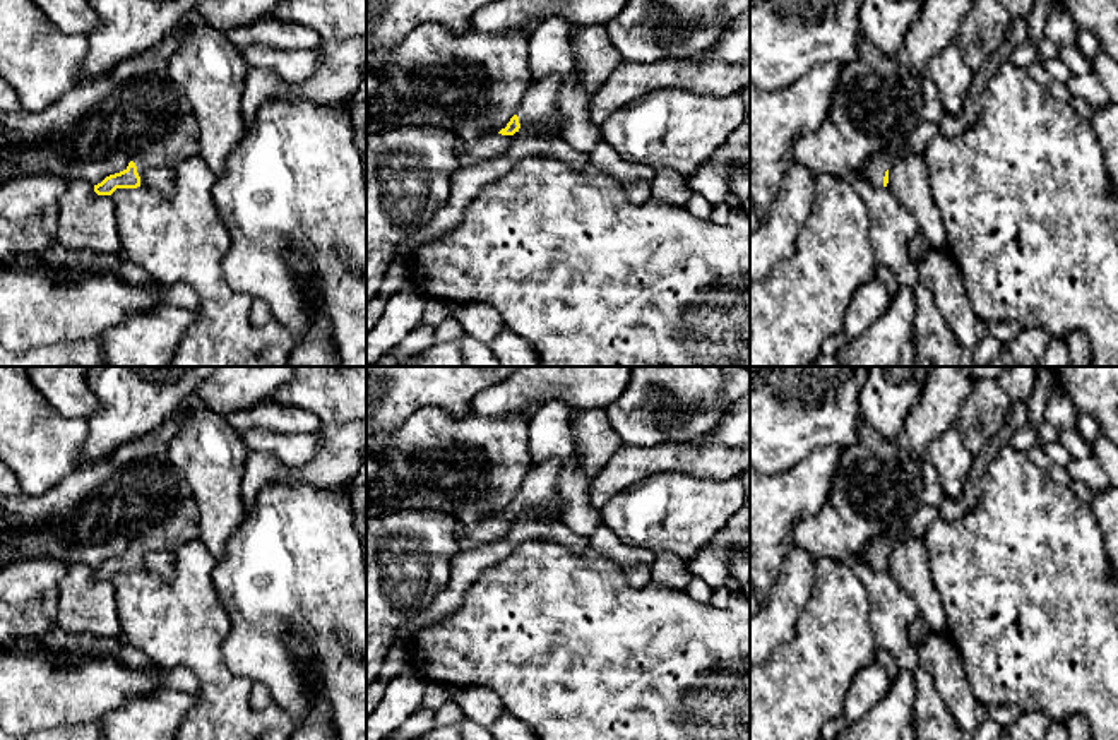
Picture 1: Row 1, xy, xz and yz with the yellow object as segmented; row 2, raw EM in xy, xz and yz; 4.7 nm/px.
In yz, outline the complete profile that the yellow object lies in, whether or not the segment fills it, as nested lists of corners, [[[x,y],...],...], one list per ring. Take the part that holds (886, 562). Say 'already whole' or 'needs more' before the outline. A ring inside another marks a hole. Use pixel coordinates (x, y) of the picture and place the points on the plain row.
needs more; [[[878,536],[875,538],[863,553],[863,562],[873,570],[887,570],[889,552],[897,545],[899,536]]]

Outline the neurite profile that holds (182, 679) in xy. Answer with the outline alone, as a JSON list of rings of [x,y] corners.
[[[187,666],[168,668],[163,677],[164,689],[195,695],[200,690],[200,682]]]

